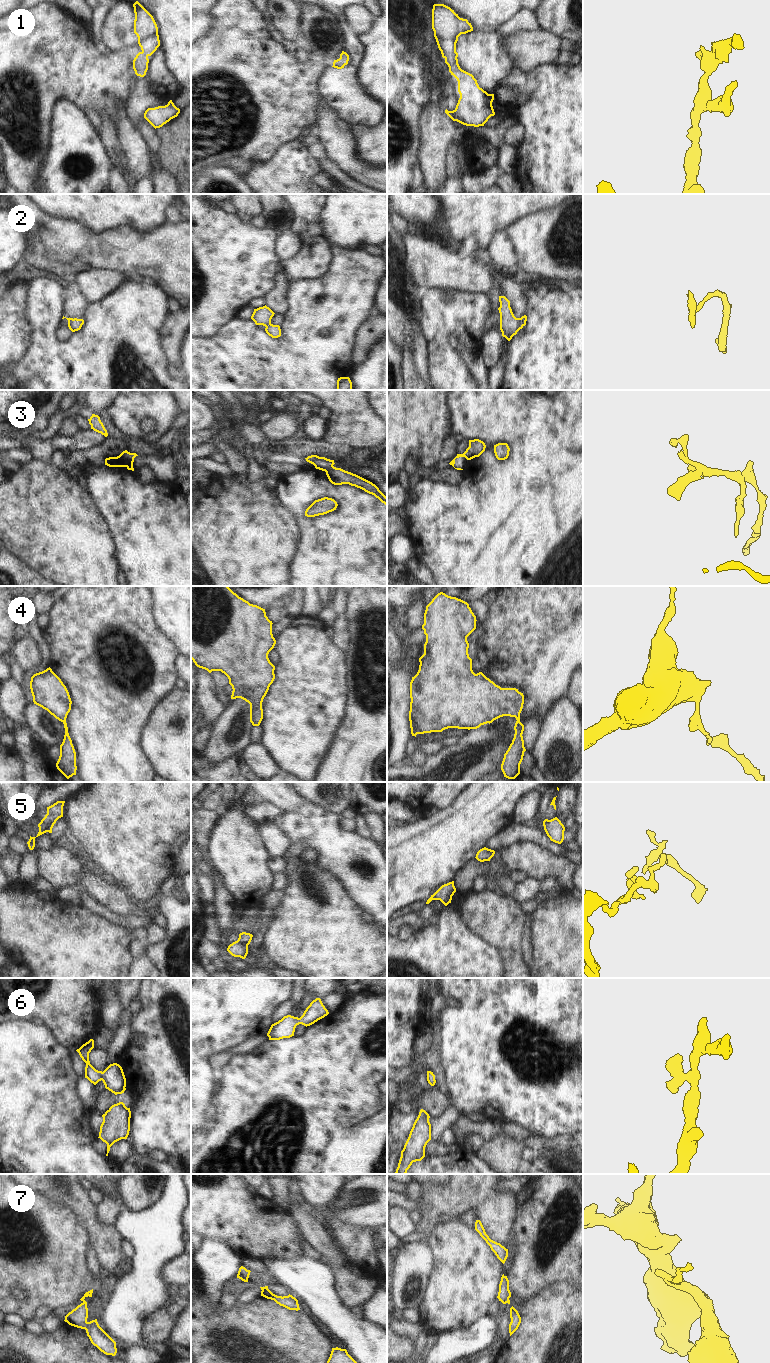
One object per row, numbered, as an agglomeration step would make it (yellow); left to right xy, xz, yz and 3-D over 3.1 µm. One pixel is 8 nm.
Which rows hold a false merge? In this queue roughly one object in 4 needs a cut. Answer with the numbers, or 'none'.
3, 5

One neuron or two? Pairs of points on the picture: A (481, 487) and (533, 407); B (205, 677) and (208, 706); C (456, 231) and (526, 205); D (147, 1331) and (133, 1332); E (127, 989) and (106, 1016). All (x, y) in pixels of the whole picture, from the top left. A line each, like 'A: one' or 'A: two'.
A: one
B: one
C: one
D: two
E: two

